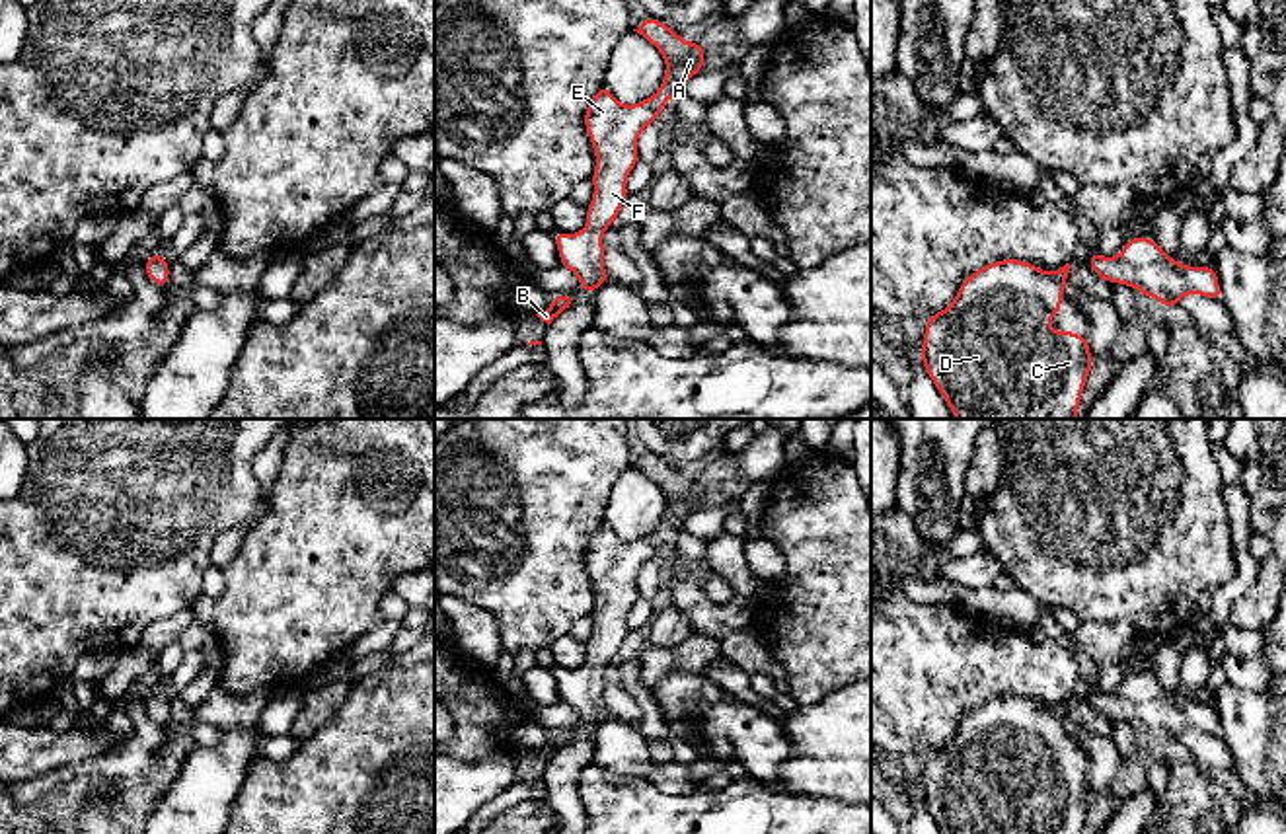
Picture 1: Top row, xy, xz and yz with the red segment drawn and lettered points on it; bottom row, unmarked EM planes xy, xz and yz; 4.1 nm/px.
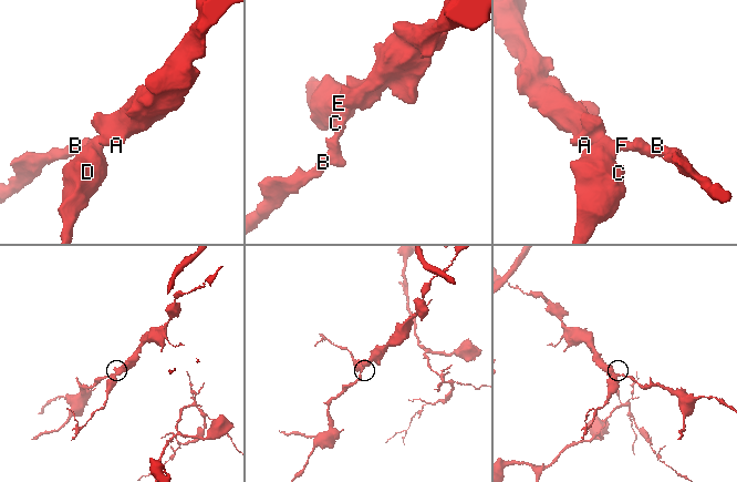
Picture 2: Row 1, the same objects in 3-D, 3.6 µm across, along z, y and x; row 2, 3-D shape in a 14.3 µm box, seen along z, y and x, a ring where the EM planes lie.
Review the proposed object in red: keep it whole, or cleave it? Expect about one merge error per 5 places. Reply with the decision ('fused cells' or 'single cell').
single cell

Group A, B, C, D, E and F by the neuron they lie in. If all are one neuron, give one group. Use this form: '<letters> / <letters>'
A B C D E F

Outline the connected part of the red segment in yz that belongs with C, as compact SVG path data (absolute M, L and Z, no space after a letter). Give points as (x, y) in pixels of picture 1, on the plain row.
M1002 696L970 709L951 740L931 750L922 787L922 803L933 816L941 834L1081 834L1091 809L1089 777L1076 768L1052 768L1050 754L1062 744L1070 700L1054 709L1029 698Z

